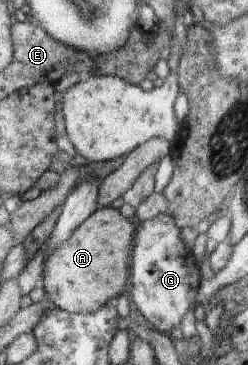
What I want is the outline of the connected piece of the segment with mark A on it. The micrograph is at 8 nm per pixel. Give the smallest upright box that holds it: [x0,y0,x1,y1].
[41,207,133,313]

